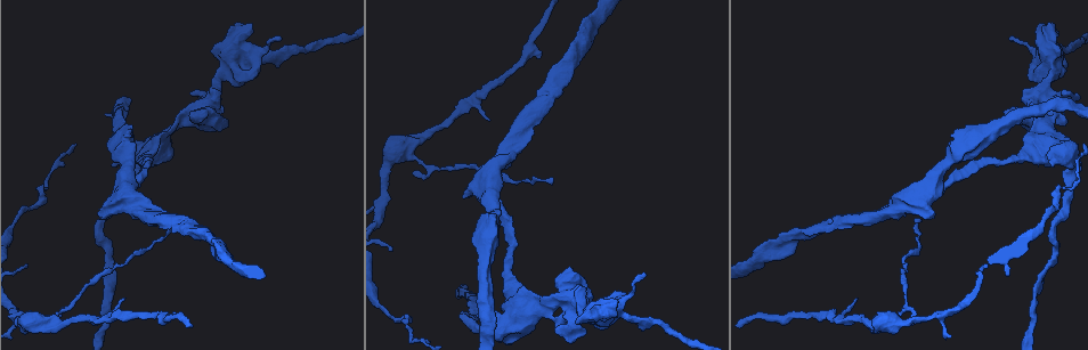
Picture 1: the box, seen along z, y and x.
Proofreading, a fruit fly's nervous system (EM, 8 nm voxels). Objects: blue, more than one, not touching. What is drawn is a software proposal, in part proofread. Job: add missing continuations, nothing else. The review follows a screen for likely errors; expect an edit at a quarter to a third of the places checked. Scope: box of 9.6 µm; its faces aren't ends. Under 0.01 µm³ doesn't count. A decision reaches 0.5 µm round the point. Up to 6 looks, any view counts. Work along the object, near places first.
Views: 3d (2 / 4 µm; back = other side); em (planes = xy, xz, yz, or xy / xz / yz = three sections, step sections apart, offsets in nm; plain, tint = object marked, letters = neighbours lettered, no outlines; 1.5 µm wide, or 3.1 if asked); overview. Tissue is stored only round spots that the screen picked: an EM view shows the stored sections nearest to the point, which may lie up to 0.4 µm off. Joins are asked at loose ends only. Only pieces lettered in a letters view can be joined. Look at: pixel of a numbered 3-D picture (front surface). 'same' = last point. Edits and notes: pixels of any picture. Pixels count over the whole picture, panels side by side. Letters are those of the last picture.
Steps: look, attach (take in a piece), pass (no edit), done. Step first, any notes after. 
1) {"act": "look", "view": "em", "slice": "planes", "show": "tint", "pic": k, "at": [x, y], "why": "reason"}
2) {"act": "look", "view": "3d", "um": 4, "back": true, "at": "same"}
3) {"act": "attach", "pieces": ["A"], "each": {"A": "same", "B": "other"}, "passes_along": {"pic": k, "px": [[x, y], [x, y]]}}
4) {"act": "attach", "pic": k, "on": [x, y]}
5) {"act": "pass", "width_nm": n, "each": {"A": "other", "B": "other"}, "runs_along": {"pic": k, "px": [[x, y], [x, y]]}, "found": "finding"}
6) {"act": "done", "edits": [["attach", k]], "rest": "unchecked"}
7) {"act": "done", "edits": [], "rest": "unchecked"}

{"act": "look", "view": "em", "slice": "planes", "show": "letters", "pic": 1, "at": [1065, 124], "why": "stops while still wide"}

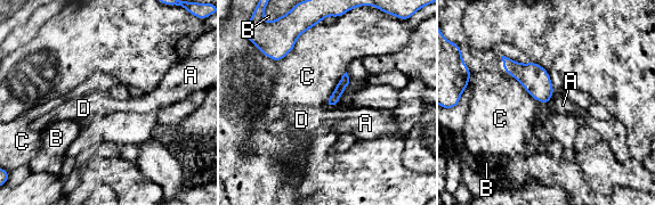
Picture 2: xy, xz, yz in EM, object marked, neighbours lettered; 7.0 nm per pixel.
{"act": "pass", "each": {"A": "other", "B": "other", "C": "other", "D": "other"}, "border": {"pic": 2, "px": [[316, 24], [276, 62]]}, "found": "no lettered piece goes on from it"}

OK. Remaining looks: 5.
{"act": "look", "view": "em", "slice": "planes", "show": "tint", "pic": 1, "at": [210, 51], "why": "branch stops here"}

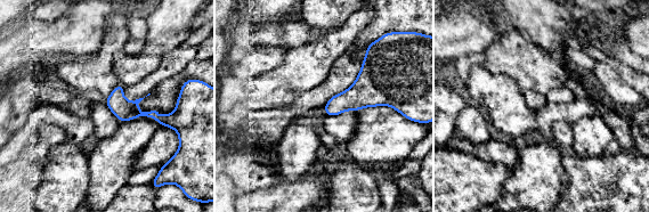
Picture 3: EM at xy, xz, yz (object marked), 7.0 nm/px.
{"act": "look", "view": "em", "slice": "planes", "show": "letters", "at": "same"}

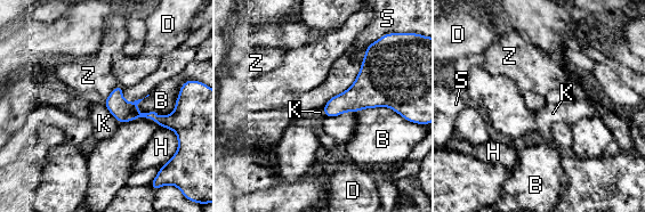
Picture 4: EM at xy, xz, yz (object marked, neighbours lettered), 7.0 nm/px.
{"act": "pass", "each": {"B": "other", "D": "other", "H": "other", "K": "other", "S": "other", "Z": "other"}, "border": {"pic": 4, "px": [[103, 103], [119, 123]]}, "found": "no lettered piece goes on from it"}

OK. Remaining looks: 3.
{"act": "look", "view": "em", "slice": "yz", "step": 8, "show": "letters", "pic": 1, "at": [98, 211], "why": "branch stops here"}

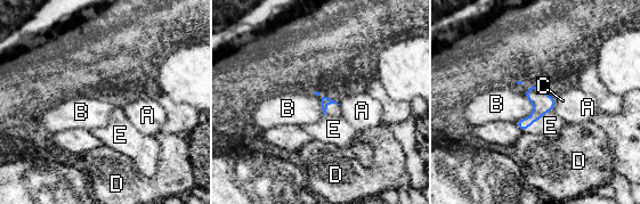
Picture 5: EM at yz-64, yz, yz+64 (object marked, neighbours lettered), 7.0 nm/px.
{"act": "attach", "pieces": ["E"], "each": {"A": "other", "B": "other", "C": "other", "D": "other", "E": "same"}, "found": "it goes on there"}

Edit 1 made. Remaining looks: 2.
{"act": "done", "edits": [["attach", 5]], "rest": "unchecked"}

